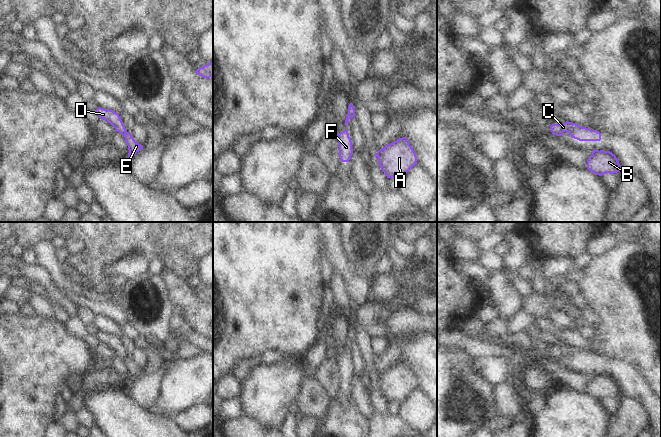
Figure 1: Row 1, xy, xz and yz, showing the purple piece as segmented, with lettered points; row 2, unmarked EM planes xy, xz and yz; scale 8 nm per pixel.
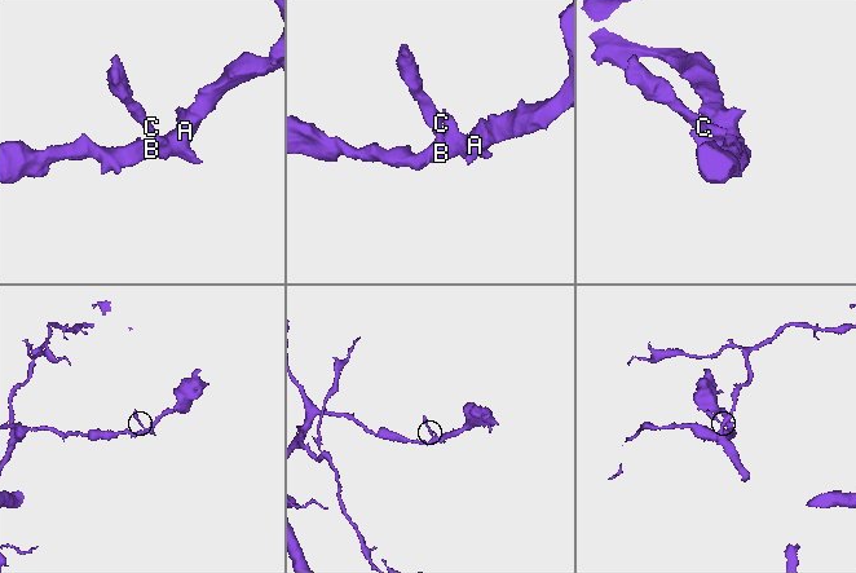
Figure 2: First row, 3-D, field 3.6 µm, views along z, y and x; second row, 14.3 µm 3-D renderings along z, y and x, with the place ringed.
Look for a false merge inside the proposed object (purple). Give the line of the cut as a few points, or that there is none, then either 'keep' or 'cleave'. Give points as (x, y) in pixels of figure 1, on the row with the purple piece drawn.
cut xy (126, 130), (123, 134); cleave

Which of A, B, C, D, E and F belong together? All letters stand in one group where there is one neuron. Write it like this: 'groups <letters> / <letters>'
groups A B E / C D F

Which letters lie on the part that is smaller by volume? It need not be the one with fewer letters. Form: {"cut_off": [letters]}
{"cut_off": ["C", "D", "F"]}

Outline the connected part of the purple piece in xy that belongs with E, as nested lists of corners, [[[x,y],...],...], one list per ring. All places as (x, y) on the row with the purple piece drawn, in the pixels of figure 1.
[[[126,131],[124,133],[124,138],[128,146],[128,150],[129,150],[128,156],[129,157],[135,155],[137,152],[143,149],[143,145],[140,145],[139,143],[137,143],[132,137],[131,133]]]

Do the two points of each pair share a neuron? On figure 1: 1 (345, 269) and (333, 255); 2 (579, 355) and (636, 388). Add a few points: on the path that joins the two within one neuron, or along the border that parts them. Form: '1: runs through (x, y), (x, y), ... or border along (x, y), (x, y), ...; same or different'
1: runs through (342, 266), (336, 258); same
2: runs through (593, 363), (615, 367), (622, 374); same

